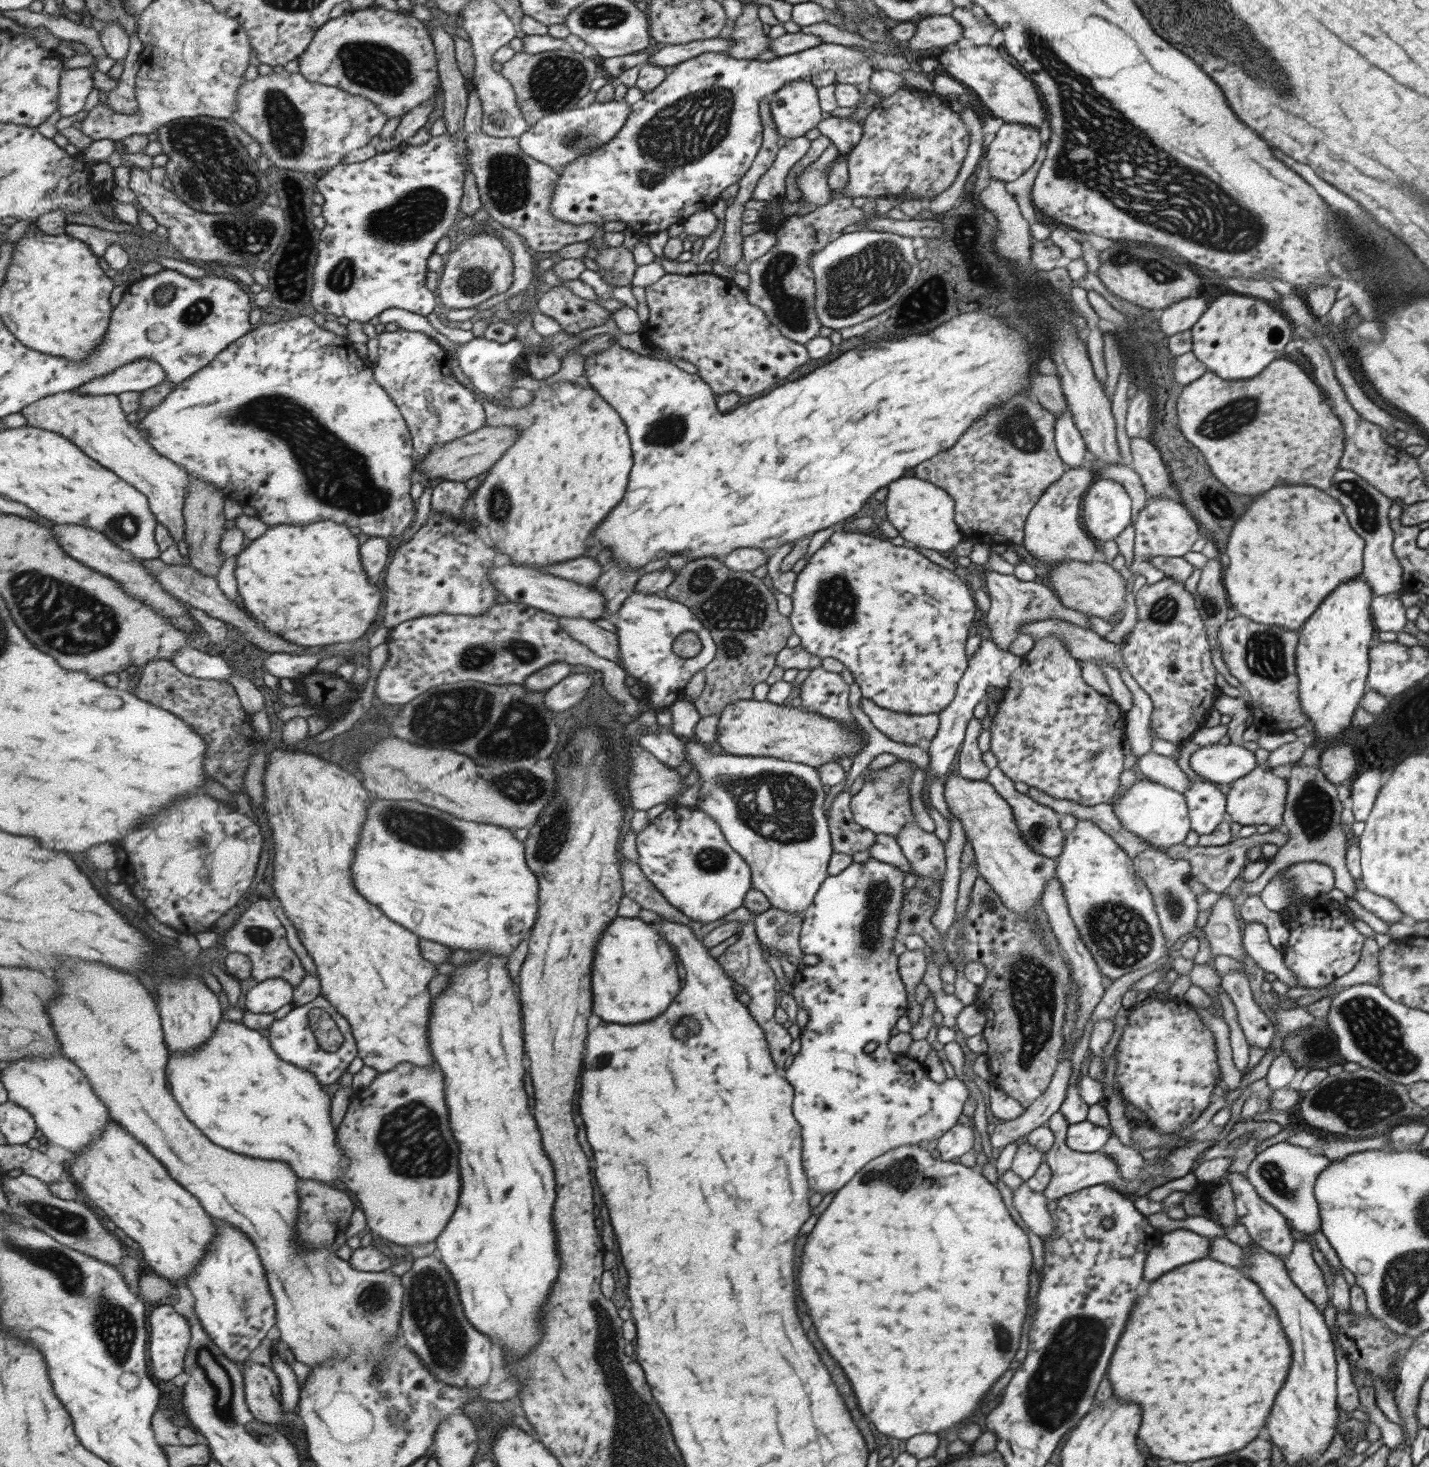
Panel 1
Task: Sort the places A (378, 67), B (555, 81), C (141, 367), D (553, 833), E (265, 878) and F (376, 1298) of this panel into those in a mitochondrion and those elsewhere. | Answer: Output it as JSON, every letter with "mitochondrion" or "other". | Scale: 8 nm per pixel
{"A":"mitochondrion","B":"mitochondrion","C":"other","D":"mitochondrion","E":"other","F":"mitochondrion"}

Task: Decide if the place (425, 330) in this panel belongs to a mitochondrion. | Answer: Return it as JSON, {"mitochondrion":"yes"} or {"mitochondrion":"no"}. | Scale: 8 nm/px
{"mitochondrion":"no"}

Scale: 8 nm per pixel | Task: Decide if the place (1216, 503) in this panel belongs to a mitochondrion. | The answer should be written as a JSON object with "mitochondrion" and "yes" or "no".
{"mitochondrion":"yes"}

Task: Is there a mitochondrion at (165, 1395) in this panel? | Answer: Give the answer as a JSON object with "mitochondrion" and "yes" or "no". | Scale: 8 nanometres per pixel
{"mitochondrion":"no"}

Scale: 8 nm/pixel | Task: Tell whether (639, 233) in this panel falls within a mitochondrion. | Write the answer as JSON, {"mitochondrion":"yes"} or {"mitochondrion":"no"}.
{"mitochondrion":"no"}

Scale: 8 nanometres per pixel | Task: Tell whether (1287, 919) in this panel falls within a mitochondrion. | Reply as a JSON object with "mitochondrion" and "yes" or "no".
{"mitochondrion":"no"}

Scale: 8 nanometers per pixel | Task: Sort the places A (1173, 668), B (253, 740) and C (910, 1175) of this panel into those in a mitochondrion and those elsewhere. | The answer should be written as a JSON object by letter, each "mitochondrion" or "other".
{"A":"other","B":"other","C":"mitochondrion"}

